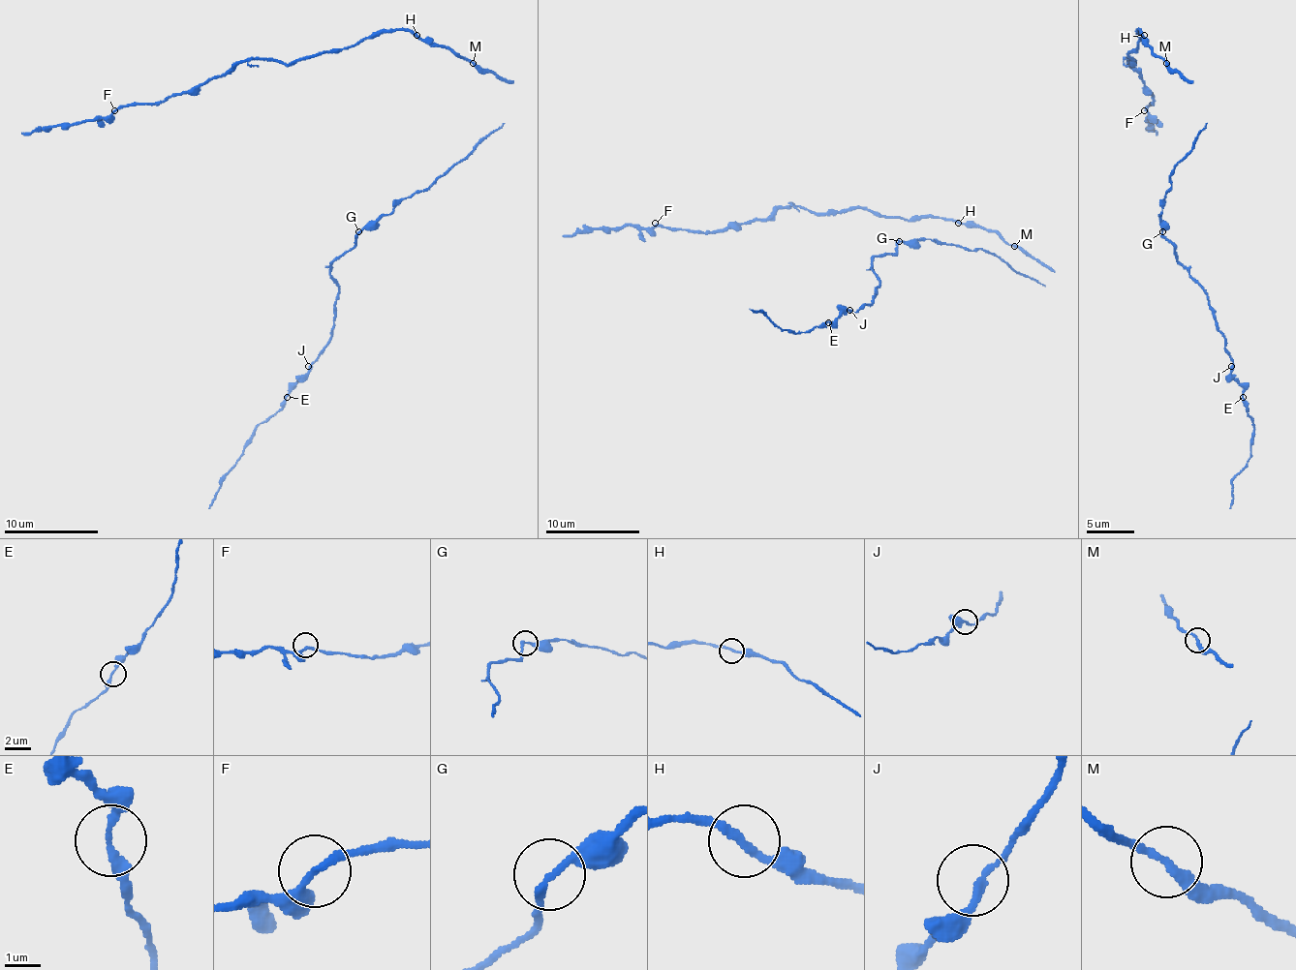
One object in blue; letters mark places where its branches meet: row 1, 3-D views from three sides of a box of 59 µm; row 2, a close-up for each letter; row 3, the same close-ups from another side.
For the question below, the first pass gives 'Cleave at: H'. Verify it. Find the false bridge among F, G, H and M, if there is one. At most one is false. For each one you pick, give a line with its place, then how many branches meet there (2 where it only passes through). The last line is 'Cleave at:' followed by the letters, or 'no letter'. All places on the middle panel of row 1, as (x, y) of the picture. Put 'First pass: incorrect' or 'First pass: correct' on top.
First pass: incorrect
Cleave at: no letter

